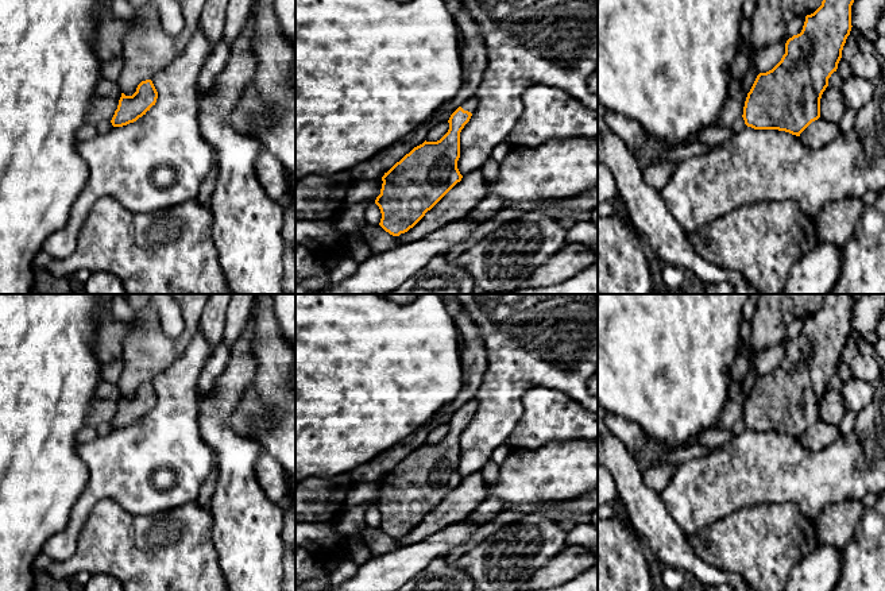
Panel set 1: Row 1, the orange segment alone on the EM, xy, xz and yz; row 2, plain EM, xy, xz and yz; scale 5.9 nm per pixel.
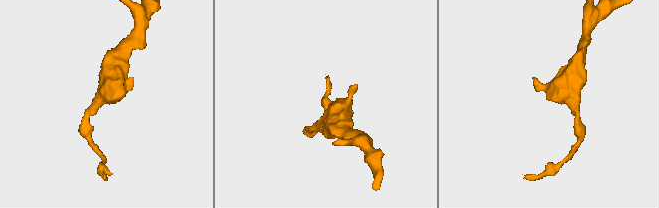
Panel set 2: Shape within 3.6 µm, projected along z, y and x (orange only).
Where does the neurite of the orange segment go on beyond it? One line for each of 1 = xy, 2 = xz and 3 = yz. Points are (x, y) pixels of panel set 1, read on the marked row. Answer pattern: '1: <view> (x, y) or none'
1: none
2: xz (470, 105)
3: none

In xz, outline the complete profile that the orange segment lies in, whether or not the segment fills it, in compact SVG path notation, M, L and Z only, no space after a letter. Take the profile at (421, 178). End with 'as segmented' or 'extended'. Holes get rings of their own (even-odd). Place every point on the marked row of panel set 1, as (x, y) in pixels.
M475 96L463 103L449 117L448 132L437 142L424 142L406 154L382 177L380 194L375 204L379 206L382 219L379 225L393 236L399 236L413 228L428 210L430 210L463 175L457 169L460 158L460 132L469 121L478 105Z; extended

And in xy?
M151 80L142 81L132 96L121 93L117 109L111 120L113 127L123 127L136 121L155 105L158 92Z; as segmented

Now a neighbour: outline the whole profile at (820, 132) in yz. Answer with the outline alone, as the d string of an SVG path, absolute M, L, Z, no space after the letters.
M819 117L812 121L799 138L808 148L819 150L830 144L839 134L840 130L838 124Z

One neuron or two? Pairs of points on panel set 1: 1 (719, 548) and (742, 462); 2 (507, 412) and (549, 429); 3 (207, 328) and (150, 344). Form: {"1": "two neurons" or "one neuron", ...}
{"1": "two neurons", "2": "two neurons", "3": "two neurons"}

